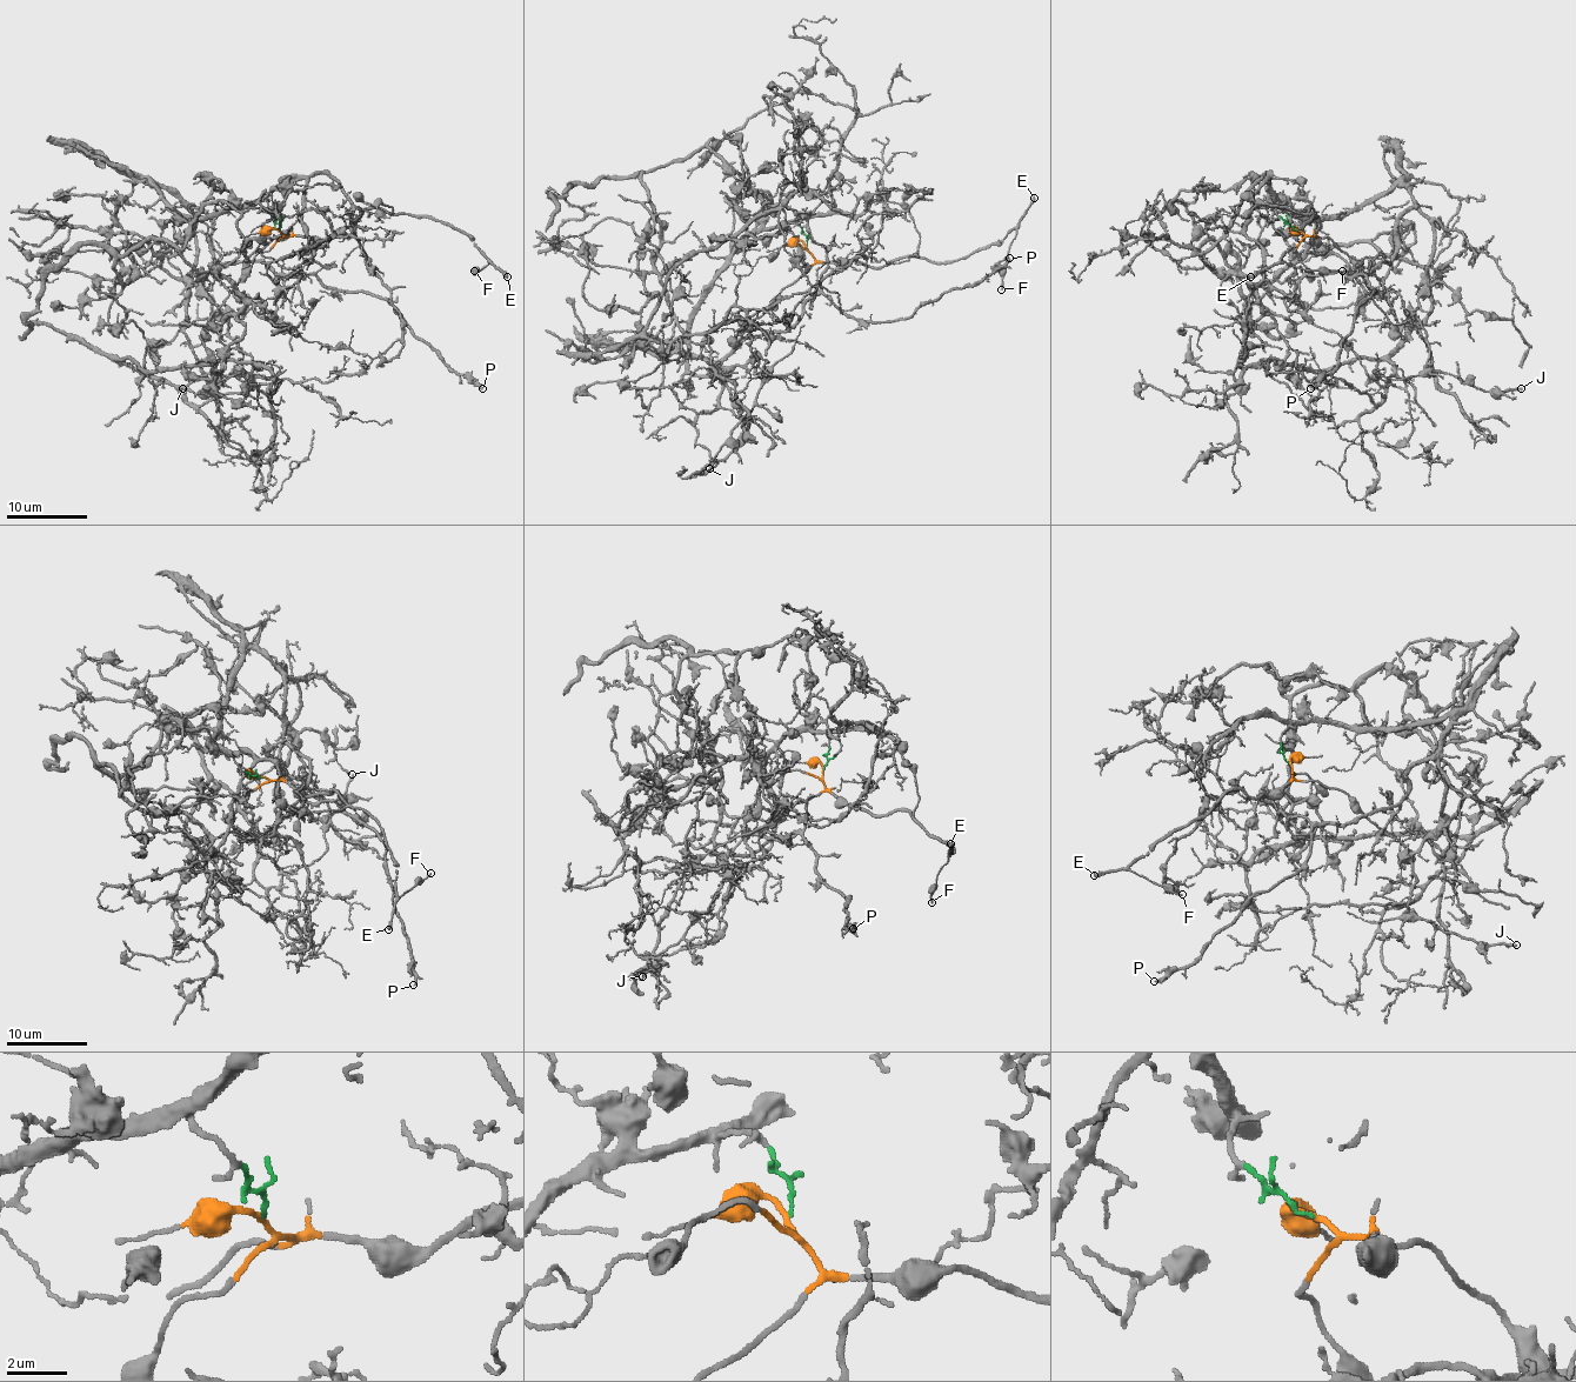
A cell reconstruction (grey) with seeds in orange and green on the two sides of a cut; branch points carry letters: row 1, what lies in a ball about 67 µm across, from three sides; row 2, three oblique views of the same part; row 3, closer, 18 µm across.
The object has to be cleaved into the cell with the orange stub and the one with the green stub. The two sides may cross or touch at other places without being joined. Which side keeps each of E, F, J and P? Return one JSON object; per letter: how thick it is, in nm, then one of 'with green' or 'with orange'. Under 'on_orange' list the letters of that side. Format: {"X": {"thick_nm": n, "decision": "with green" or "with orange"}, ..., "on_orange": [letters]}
{"E": {"thick_nm": 320, "decision": "with orange"}, "F": {"thick_nm": 140, "decision": "with orange"}, "J": {"thick_nm": 200, "decision": "with green"}, "P": {"thick_nm": 190, "decision": "with green"}, "on_orange": ["E", "F"]}

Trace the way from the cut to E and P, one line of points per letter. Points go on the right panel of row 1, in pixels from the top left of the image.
E: (1297, 231), (1311, 239), (1320, 228), (1310, 208), (1314, 214), (1300, 228), (1297, 239), (1275, 264), (1249, 278)
P: (1297, 231), (1275, 205), (1342, 217), (1401, 186), (1413, 199), (1396, 255), (1347, 275), (1375, 292), (1310, 388)

